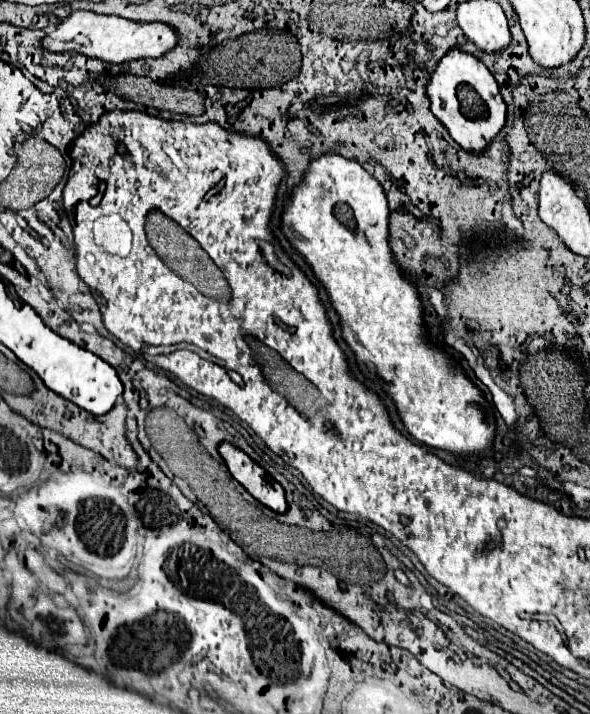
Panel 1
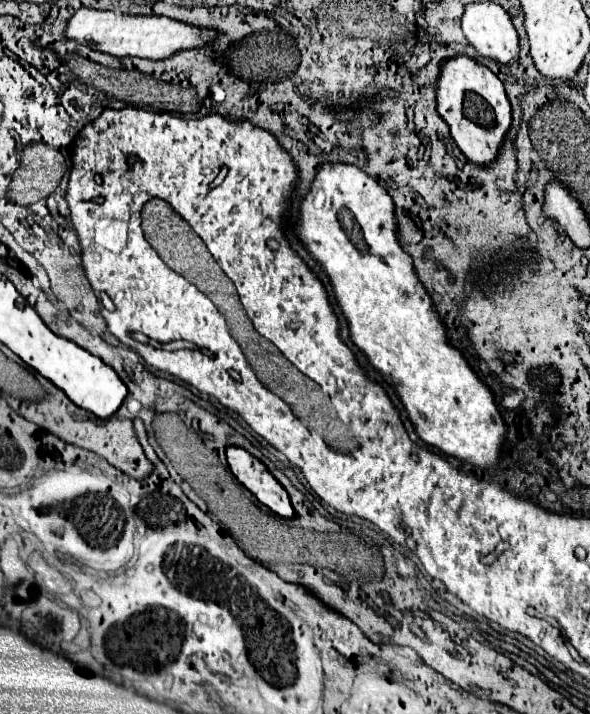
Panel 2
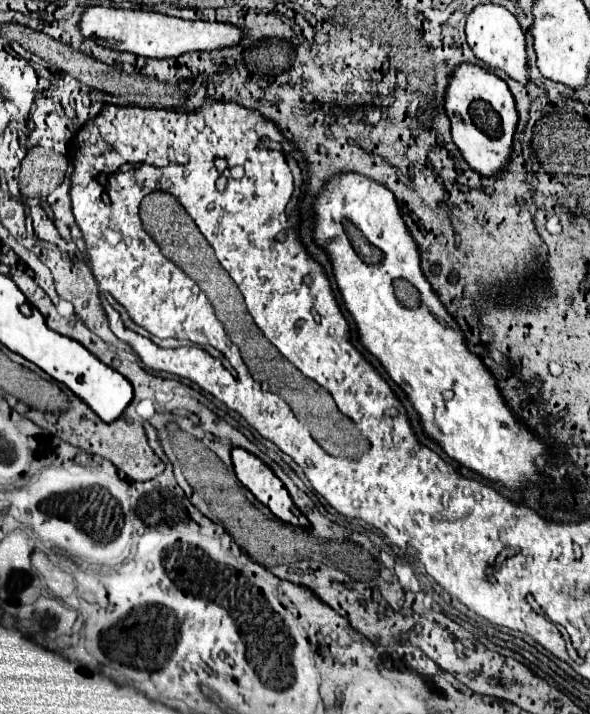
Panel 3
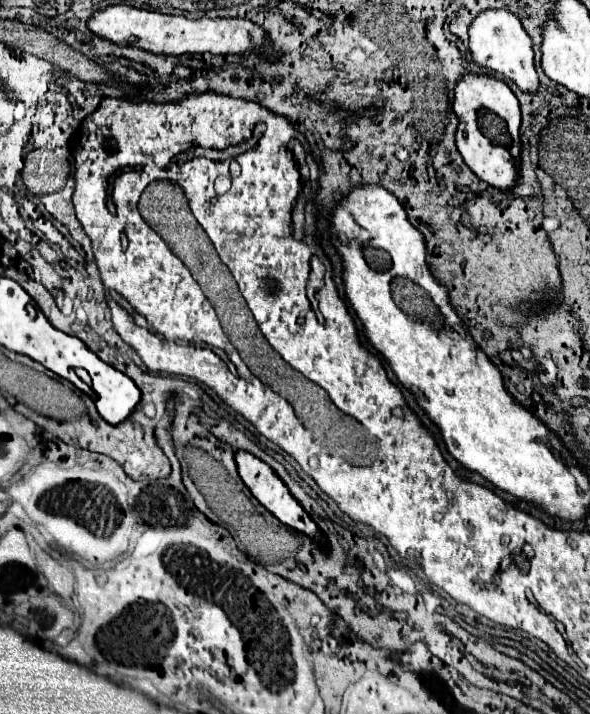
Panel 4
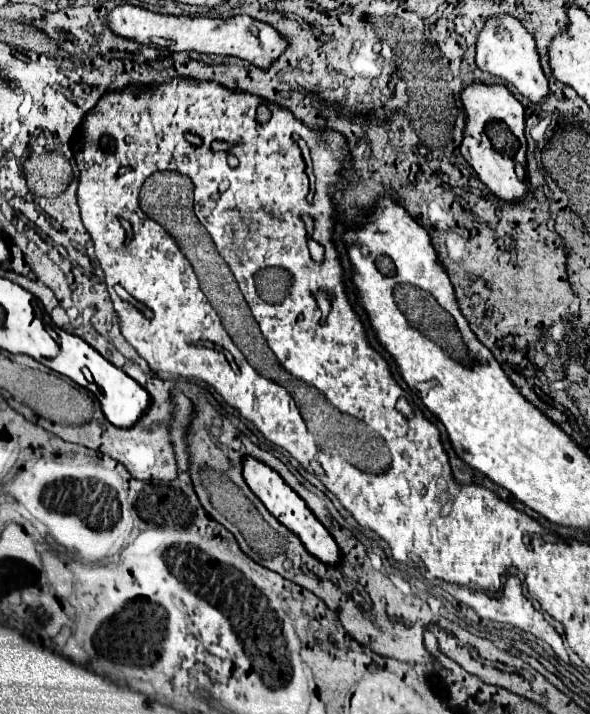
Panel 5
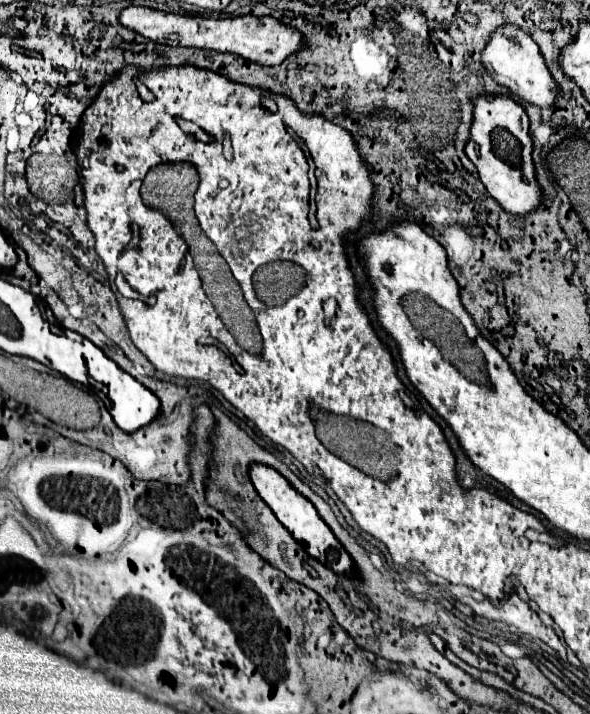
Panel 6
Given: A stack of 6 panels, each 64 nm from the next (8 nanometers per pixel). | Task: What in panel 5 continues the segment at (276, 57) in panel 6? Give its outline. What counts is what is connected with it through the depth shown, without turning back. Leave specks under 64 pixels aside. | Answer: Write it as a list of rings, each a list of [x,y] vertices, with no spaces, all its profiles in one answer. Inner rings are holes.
[[[116,6],[108,12],[106,26],[120,38],[134,40],[144,46],[164,48],[170,52],[202,52],[202,54],[222,54],[236,56],[256,64],[258,68],[268,68],[286,50],[286,40],[268,24],[258,22],[250,16],[234,18],[188,18],[188,16],[168,16],[154,14],[138,6]]]

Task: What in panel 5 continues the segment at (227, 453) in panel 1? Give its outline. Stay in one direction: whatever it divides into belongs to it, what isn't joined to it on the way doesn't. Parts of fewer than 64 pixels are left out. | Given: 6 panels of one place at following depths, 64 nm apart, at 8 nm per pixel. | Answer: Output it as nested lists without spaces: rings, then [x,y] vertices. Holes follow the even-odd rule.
[[[246,456],[244,458],[244,468],[242,468],[242,476],[246,480],[246,484],[250,486],[250,490],[262,500],[262,504],[268,508],[268,512],[282,522],[286,528],[290,528],[294,534],[298,534],[298,538],[304,542],[304,546],[308,548],[310,554],[314,554],[316,558],[320,558],[326,564],[338,564],[340,562],[340,550],[334,542],[334,538],[330,536],[330,532],[316,520],[316,516],[310,512],[310,508],[296,496],[296,492],[292,492],[284,480],[280,478],[280,474],[276,474],[272,468],[268,468],[264,462]]]

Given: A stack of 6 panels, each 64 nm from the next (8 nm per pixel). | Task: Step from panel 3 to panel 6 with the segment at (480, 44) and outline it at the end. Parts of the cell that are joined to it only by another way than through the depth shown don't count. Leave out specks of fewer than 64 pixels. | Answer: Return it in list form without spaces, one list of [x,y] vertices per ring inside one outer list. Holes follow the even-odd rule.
[[[502,24],[500,28],[496,28],[490,34],[490,38],[482,50],[482,64],[488,72],[488,76],[492,76],[498,84],[506,86],[512,94],[520,96],[528,104],[534,104],[540,108],[548,108],[554,104],[558,86],[556,86],[554,78],[550,76],[536,42],[520,26]]]

